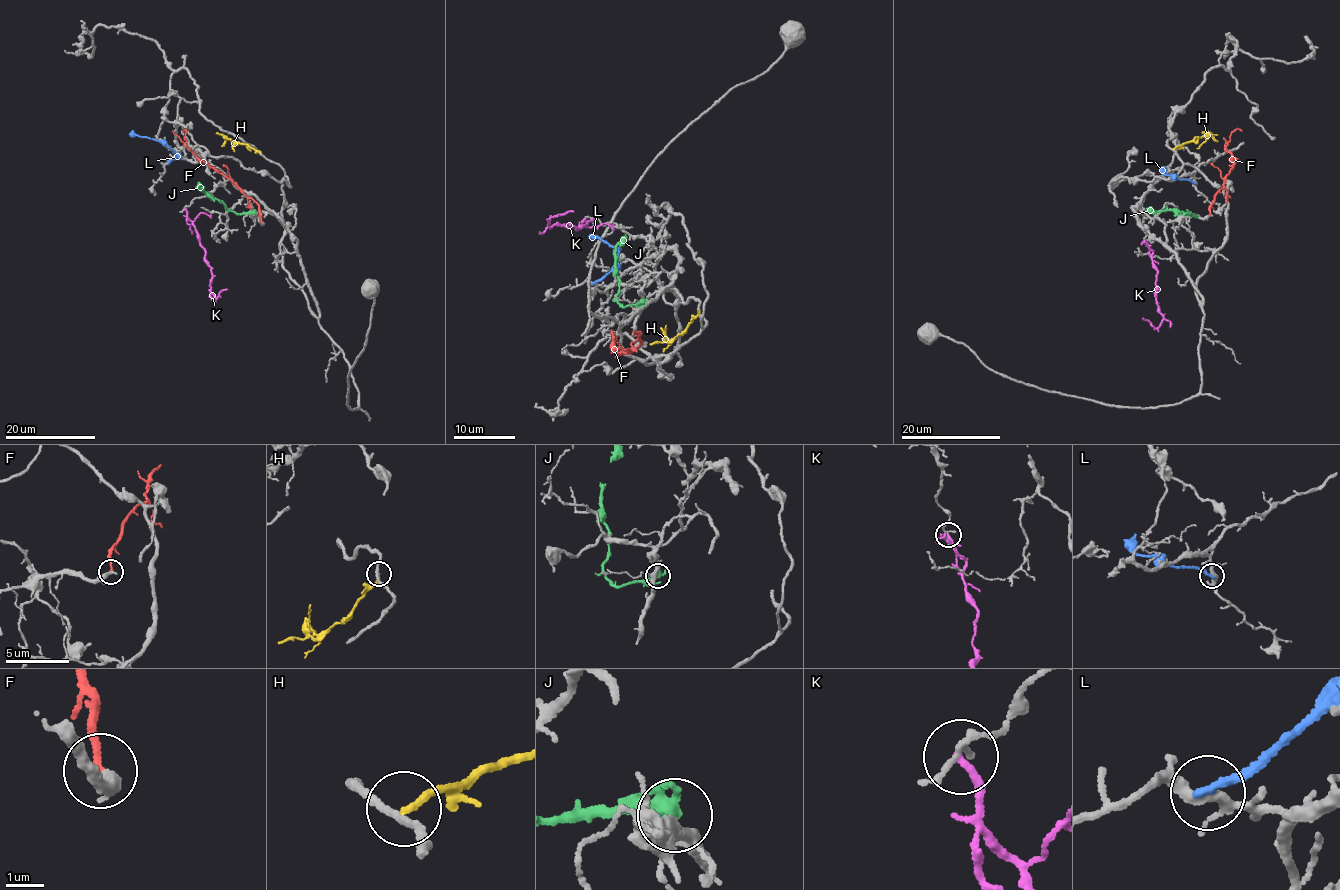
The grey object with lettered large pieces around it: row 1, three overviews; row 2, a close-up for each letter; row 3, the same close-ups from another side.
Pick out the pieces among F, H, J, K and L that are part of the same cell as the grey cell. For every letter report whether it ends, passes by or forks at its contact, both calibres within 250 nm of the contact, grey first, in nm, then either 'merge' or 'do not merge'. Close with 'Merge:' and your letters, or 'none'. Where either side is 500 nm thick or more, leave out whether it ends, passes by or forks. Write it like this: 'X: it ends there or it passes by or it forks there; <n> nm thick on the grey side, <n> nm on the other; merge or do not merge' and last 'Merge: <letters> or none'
F: it ends there; 300 nm thick on the grey side, 180 nm on the other; merge
H: it ends there; 200 nm thick on the grey side, 200 nm on the other; do not merge
J: 280 nm thick on the grey side, 500 nm on the other; do not merge
K: it ends there; 170 nm thick on the grey side, 200 nm on the other; do not merge
L: it ends there; 240 nm thick on the grey side, 240 nm on the other; do not merge
Merge: F

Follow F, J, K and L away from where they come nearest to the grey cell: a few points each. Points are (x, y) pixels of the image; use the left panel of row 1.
F: (261, 222), (259, 206), (231, 180), (194, 154), (186, 145), (185, 129), (183, 132)
J: (255, 213), (239, 215), (196, 188), (204, 187)
K: (185, 209), (205, 251), (205, 262), (211, 273), (211, 291), (215, 298), (227, 289)
L: (169, 163), (176, 155), (171, 148), (155, 139), (129, 134)

